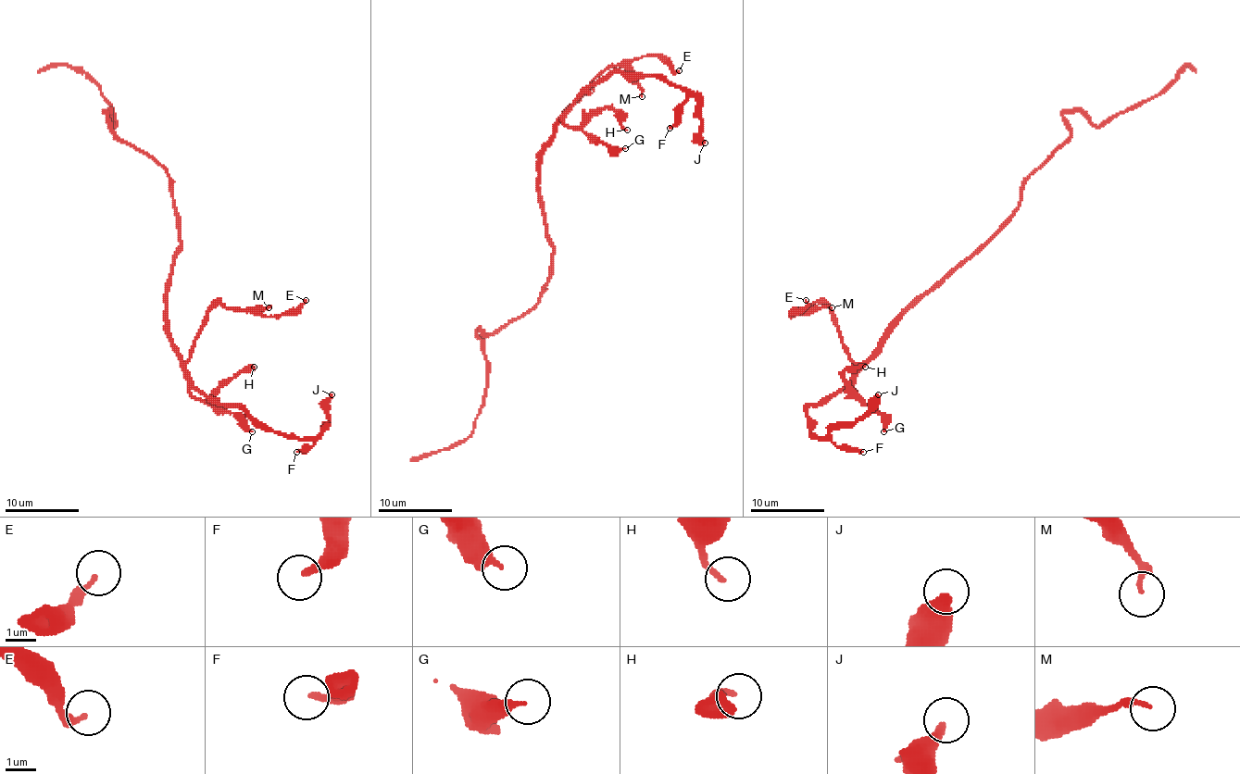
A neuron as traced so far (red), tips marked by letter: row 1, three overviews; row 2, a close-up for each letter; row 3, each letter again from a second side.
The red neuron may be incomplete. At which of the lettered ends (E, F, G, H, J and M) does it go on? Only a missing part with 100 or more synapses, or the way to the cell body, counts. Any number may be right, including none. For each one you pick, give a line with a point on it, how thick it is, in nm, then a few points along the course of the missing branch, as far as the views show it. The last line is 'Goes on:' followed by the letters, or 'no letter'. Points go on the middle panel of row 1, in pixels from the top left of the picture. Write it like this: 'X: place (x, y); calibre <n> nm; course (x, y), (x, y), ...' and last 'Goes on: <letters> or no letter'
Goes on: no letter

